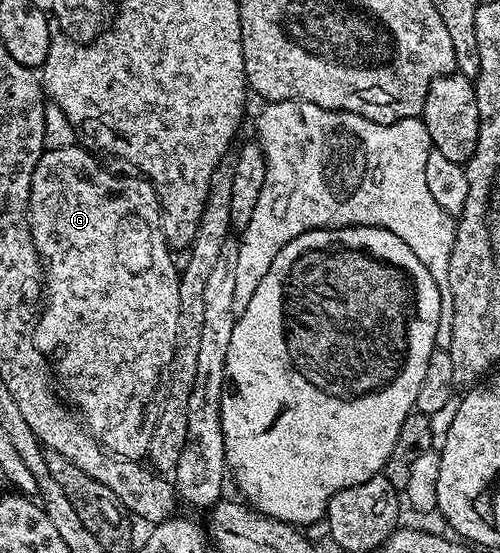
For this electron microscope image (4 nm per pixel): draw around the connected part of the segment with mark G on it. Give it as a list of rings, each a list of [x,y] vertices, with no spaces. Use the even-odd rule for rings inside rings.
[[[75,145],[66,149],[45,150],[38,165],[34,165],[34,177],[30,181],[28,224],[36,252],[50,267],[53,302],[39,327],[38,338],[43,351],[49,352],[52,358],[57,359],[57,371],[60,373],[56,379],[59,386],[62,391],[62,386],[64,386],[65,393],[63,391],[63,394],[70,400],[71,406],[78,412],[84,426],[92,432],[92,436],[100,440],[105,451],[111,451],[112,454],[120,455],[123,459],[140,461],[147,456],[150,437],[154,437],[154,425],[158,425],[158,413],[164,404],[164,394],[168,391],[168,372],[174,357],[176,338],[180,332],[178,329],[180,271],[178,263],[176,267],[175,261],[172,260],[173,252],[164,240],[164,230],[160,224],[160,202],[156,196],[155,187],[139,173],[128,173],[132,175],[126,176],[123,183],[118,176],[111,175],[108,171],[92,171],[92,166],[96,163],[95,157],[97,158],[87,146]]]

